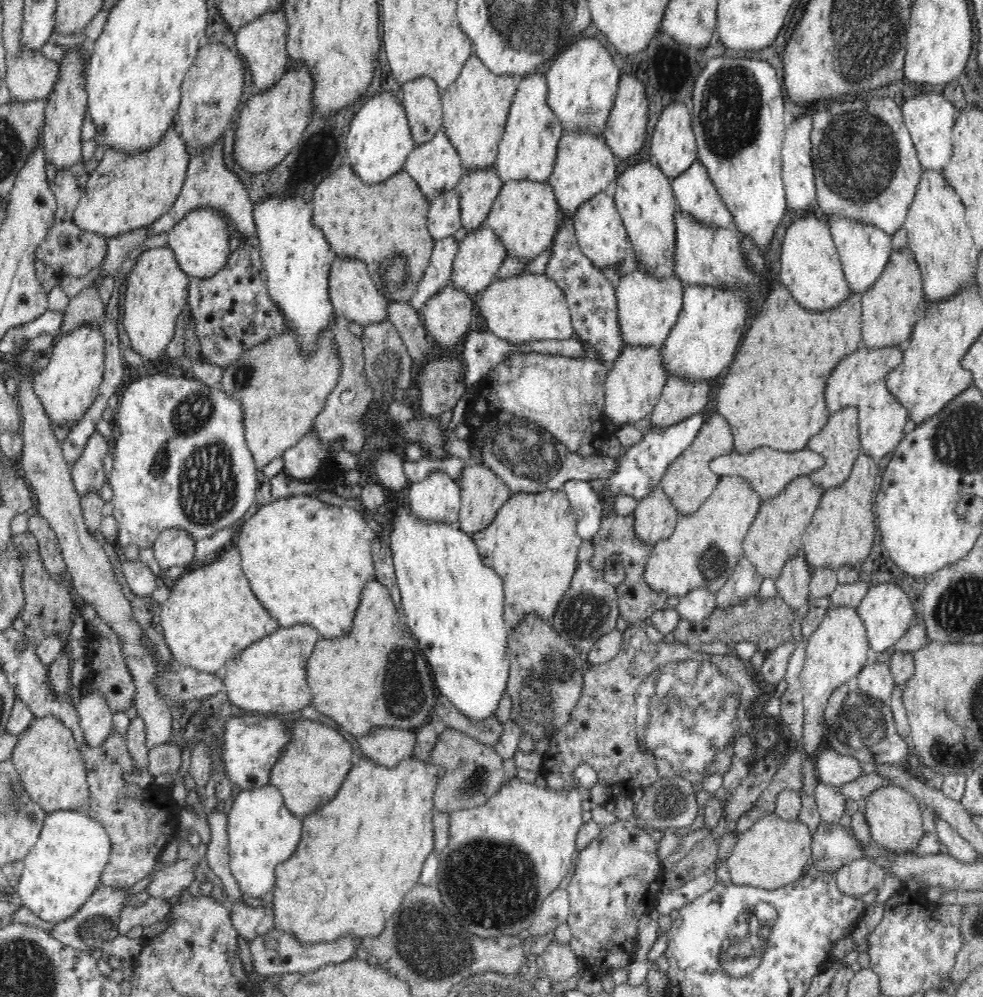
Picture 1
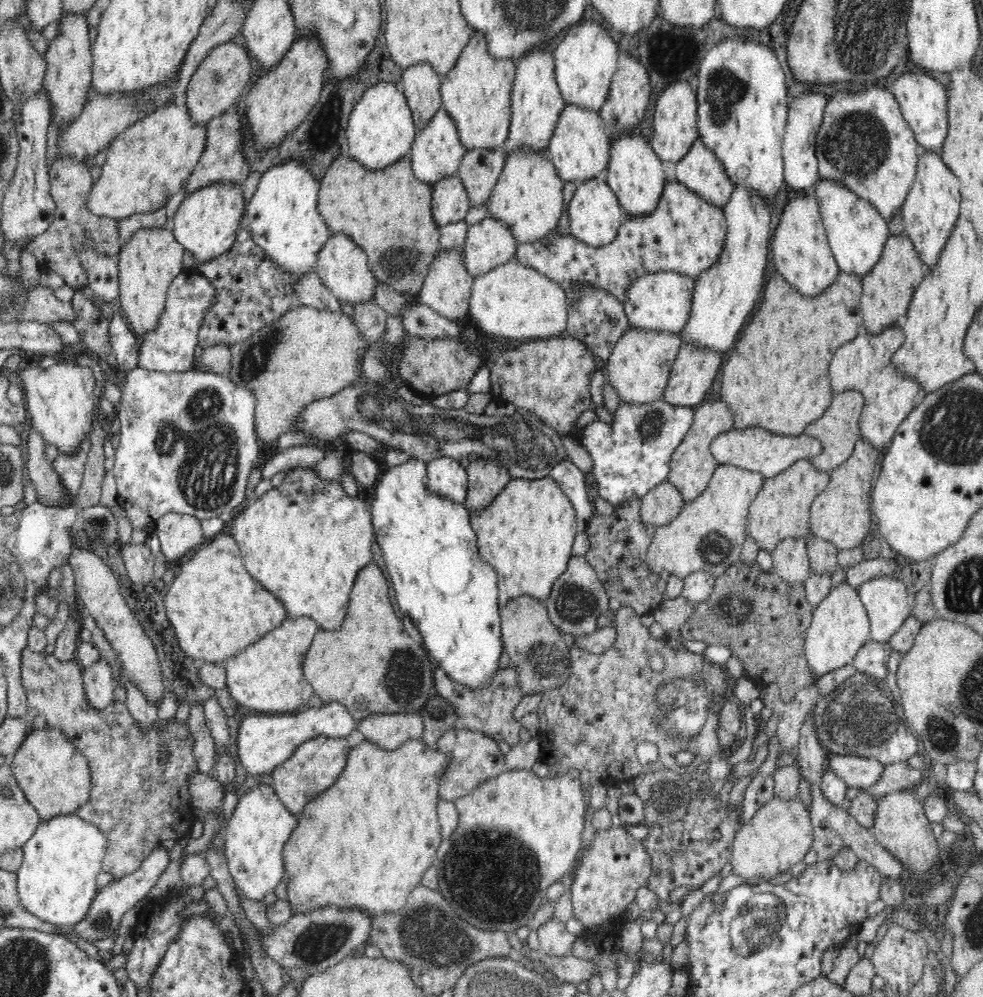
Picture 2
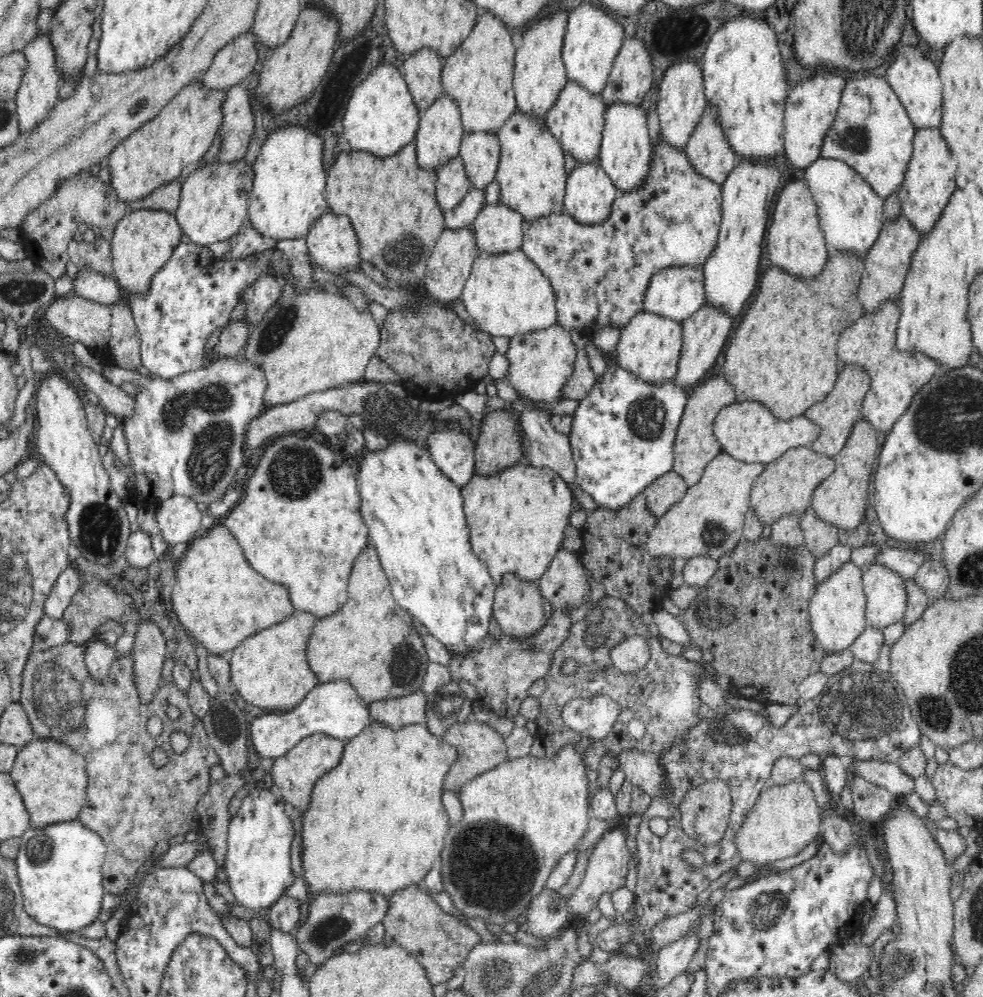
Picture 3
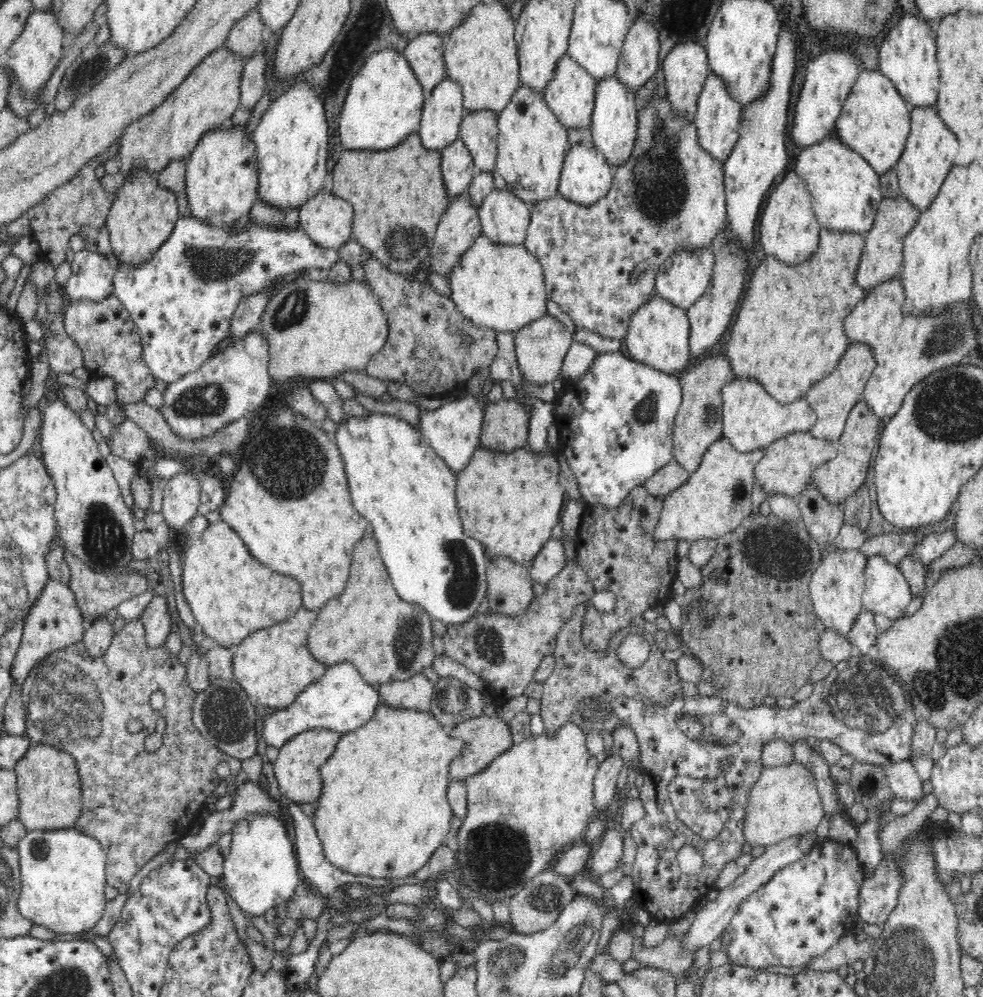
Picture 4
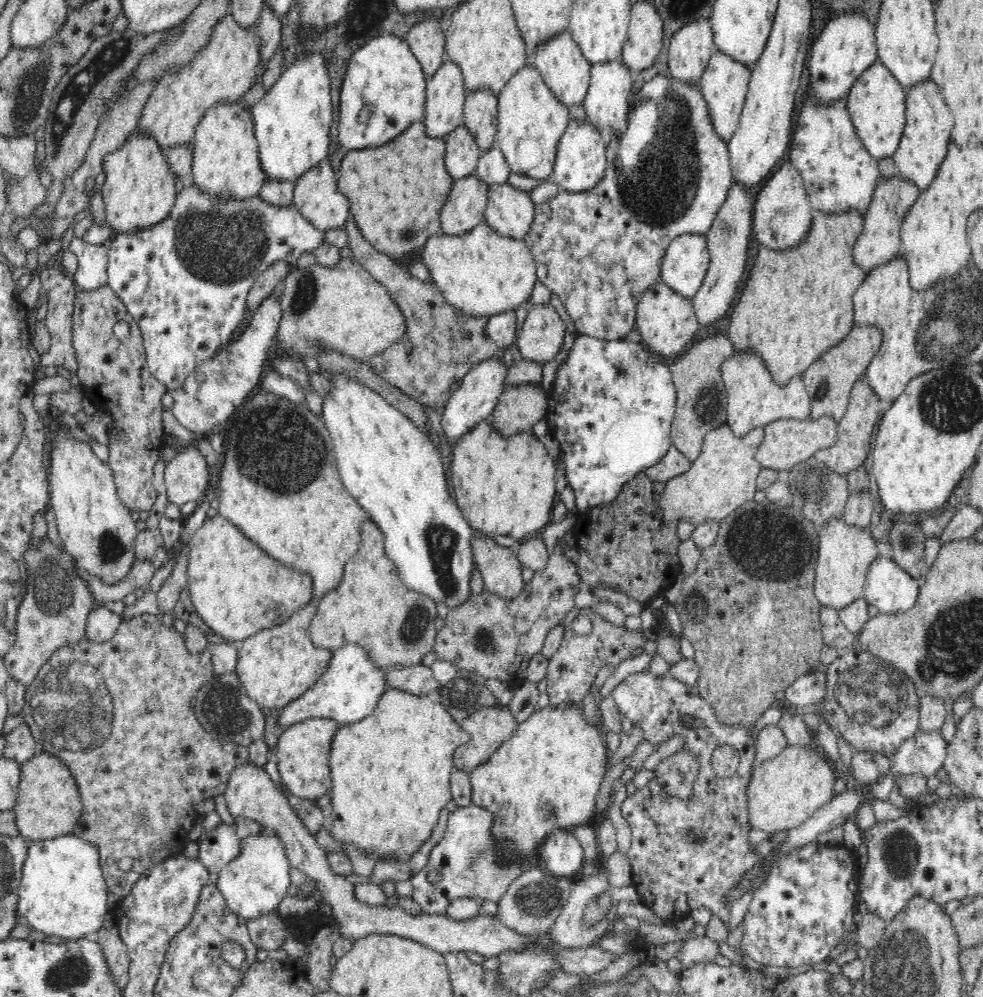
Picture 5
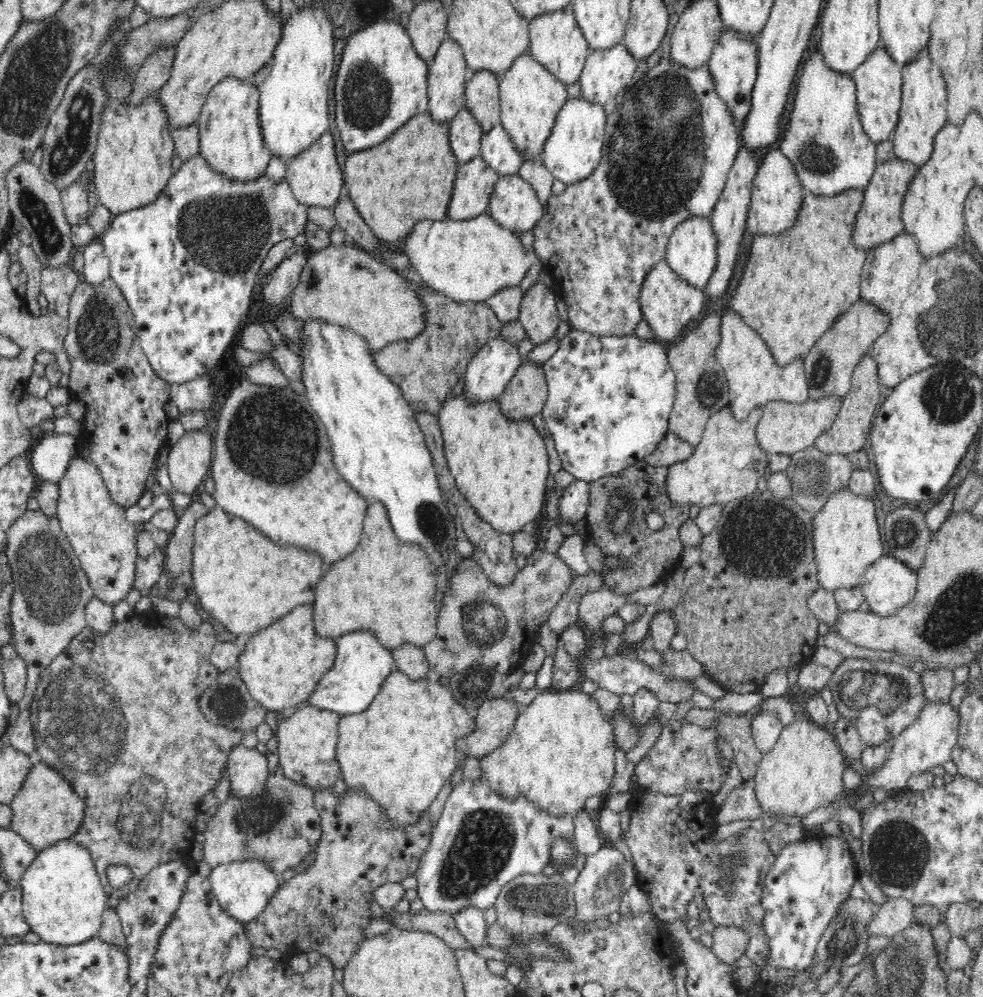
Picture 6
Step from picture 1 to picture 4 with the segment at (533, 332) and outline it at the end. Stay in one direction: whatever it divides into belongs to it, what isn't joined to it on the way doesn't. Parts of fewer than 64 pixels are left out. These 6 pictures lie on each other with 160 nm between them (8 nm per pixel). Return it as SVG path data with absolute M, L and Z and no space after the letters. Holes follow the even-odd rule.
M483 233L474 240L474 244L460 256L460 262L452 268L447 277L452 290L451 298L458 310L476 326L490 328L498 332L518 332L530 322L548 315L548 299L544 284L542 267L524 244L496 244Z

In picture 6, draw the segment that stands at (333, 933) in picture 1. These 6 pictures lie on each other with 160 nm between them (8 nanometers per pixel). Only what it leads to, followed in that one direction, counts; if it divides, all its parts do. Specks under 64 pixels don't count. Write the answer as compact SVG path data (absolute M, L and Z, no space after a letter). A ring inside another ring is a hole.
M395 669L388 674L372 704L364 712L340 716L336 758L342 778L347 788L361 788L377 802L385 810L392 826L414 824L457 769L459 753L456 741L470 734L475 726L475 718L456 701L448 684L441 684L435 676L412 680Z

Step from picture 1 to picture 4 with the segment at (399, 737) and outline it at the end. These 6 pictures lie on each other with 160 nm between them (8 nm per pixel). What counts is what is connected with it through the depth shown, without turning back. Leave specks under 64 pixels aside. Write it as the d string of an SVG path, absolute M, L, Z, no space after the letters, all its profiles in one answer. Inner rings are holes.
M423 674L410 676L408 680L386 682L376 687L380 703L392 708L427 712L431 707L435 684Z

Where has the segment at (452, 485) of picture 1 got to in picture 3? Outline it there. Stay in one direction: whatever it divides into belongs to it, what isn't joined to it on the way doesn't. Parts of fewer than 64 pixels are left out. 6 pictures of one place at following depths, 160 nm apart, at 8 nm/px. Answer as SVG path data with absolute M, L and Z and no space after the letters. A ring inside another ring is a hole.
M447 414L448 417L451 417L448 424L444 424L442 428L434 428L428 436L427 448L431 454L434 464L444 473L444 476L447 476L452 483L456 484L458 489L464 489L467 486L468 480L472 478L475 474L475 456L474 456L474 442L475 442L475 433L470 433L468 427L460 421L458 418L453 418L451 415Z

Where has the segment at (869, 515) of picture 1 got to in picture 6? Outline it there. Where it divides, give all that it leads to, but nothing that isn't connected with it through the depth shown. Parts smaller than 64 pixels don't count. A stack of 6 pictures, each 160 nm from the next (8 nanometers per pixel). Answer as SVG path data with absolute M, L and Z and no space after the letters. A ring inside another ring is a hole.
M870 351L866 352L856 365L851 378L851 387L848 394L842 399L842 404L836 420L832 426L816 438L814 445L824 454L850 454L864 448L872 426L872 420L880 406L883 395L880 393L880 383L876 361Z

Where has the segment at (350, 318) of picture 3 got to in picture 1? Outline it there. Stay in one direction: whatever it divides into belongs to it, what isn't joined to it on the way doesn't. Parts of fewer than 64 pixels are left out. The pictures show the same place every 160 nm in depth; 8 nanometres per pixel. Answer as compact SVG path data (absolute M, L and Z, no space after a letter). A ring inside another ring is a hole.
M293 329L284 330L250 350L223 369L220 389L241 402L245 439L259 470L283 456L312 429L315 418L324 410L328 395L341 375L341 359L333 333L318 334L318 350L303 358Z

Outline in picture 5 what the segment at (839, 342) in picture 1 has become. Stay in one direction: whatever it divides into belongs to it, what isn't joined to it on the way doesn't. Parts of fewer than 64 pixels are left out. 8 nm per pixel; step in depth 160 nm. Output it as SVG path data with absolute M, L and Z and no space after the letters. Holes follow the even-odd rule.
M813 210L810 232L808 232L806 240L798 244L798 248L794 248L794 250L784 250L784 252L782 252L782 250L772 250L763 245L759 247L758 255L756 256L753 268L750 270L750 276L748 276L746 286L744 286L742 294L739 295L738 304L732 308L730 326L728 326L728 334L726 335L735 350L754 350L754 352L758 352L760 358L764 360L763 363L765 367L770 371L774 382L778 384L778 386L786 386L794 376L802 377L804 372L807 372L808 366L810 366L814 360L818 360L824 352L828 352L832 346L836 346L838 342L842 342L844 336L848 336L848 332L851 331L850 328L852 328L854 324L853 294L856 293L856 290L861 286L867 274L867 272L864 272L864 270L854 262L853 257L854 242L856 242L856 238L860 236L862 228L864 228L864 219L853 210L850 210L850 212L820 212Z

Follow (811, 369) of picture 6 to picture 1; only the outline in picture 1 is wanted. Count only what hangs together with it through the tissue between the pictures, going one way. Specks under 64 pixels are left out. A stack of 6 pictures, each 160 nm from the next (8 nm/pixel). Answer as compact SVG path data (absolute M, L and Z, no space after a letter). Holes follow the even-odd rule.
M848 406L848 408L838 410L836 414L830 414L828 424L816 436L812 436L808 440L807 448L821 454L825 460L824 466L820 470L810 474L809 477L812 479L812 483L816 487L822 487L824 491L839 488L846 482L846 478L850 476L857 456L862 453L859 441L859 416L857 408Z

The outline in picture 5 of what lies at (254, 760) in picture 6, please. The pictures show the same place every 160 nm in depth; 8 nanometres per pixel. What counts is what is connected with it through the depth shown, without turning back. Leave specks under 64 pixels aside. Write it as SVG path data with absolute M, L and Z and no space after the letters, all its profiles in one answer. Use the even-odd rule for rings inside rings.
M249 762L236 766L228 778L228 784L226 784L223 795L226 806L233 818L244 816L255 820L259 822L259 826L273 830L283 841L285 853L291 866L299 868L307 876L315 880L315 892L319 892L324 901L330 903L332 916L339 923L339 931L342 938L355 942L359 938L372 933L384 933L416 940L440 953L471 950L487 957L497 956L497 954L507 950L521 951L532 943L538 943L544 949L554 953L556 961L559 962L564 972L574 975L596 974L602 972L614 962L614 955L608 953L606 949L602 949L598 944L576 949L559 948L557 944L553 944L553 940L549 938L549 933L522 936L502 924L498 917L491 917L483 913L467 921L455 921L446 916L446 914L429 915L422 912L420 915L412 916L399 906L385 904L376 906L364 905L353 893L354 884L332 871L328 859L326 859L326 853L316 841L316 837L310 834L305 824L293 811L289 800L282 791L278 790L276 783L265 772L264 767L256 766ZM550 947L554 947L554 950L549 950Z

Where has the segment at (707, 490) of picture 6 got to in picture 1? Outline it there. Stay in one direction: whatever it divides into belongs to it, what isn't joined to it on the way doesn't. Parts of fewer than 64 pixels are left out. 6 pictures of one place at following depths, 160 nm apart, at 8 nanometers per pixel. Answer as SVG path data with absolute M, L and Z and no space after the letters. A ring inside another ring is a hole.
M741 476L719 477L712 495L691 516L680 516L670 538L653 546L644 580L656 592L684 598L690 591L706 588L716 594L741 560L744 539L761 506L760 497Z

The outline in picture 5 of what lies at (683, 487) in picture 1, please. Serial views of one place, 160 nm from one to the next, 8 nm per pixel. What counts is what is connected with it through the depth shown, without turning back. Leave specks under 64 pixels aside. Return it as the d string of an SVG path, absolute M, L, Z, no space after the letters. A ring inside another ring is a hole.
M704 335L701 342L692 344L687 352L682 352L668 367L677 389L677 403L671 424L671 444L690 462L700 456L707 432L727 422L726 392L721 377L722 362L732 354L734 348L726 336Z

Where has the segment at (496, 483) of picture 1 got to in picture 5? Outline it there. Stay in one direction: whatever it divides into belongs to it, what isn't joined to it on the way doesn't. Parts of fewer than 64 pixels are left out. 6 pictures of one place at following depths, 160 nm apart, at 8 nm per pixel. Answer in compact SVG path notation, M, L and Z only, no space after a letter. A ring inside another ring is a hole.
M536 384L505 386L490 416L491 425L504 436L532 432L534 424L545 420L549 401L549 393Z

